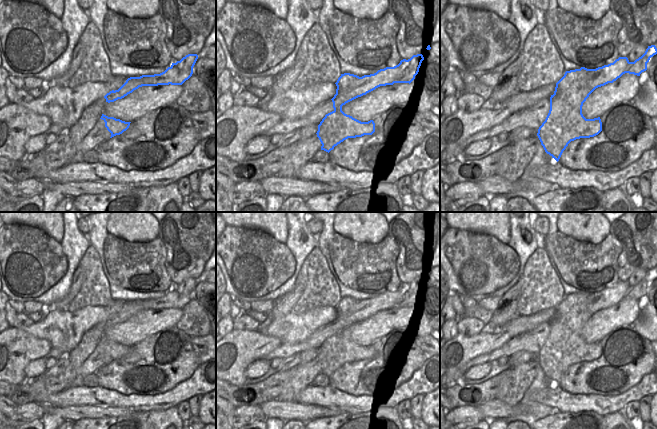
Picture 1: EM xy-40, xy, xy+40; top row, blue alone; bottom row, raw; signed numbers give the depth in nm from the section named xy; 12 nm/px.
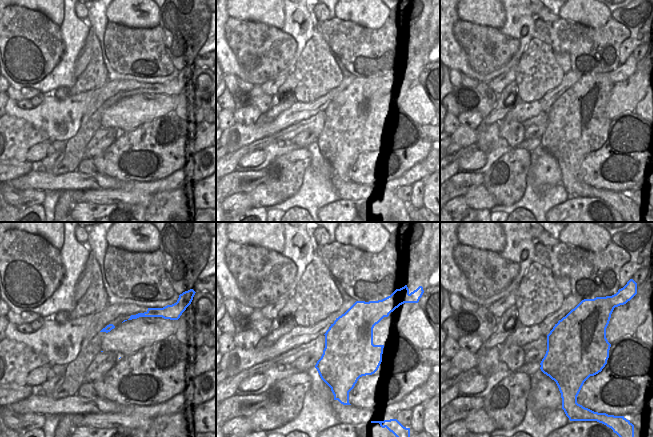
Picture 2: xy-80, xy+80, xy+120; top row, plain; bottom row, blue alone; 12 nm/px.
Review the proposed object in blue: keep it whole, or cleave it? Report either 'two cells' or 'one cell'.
two cells

